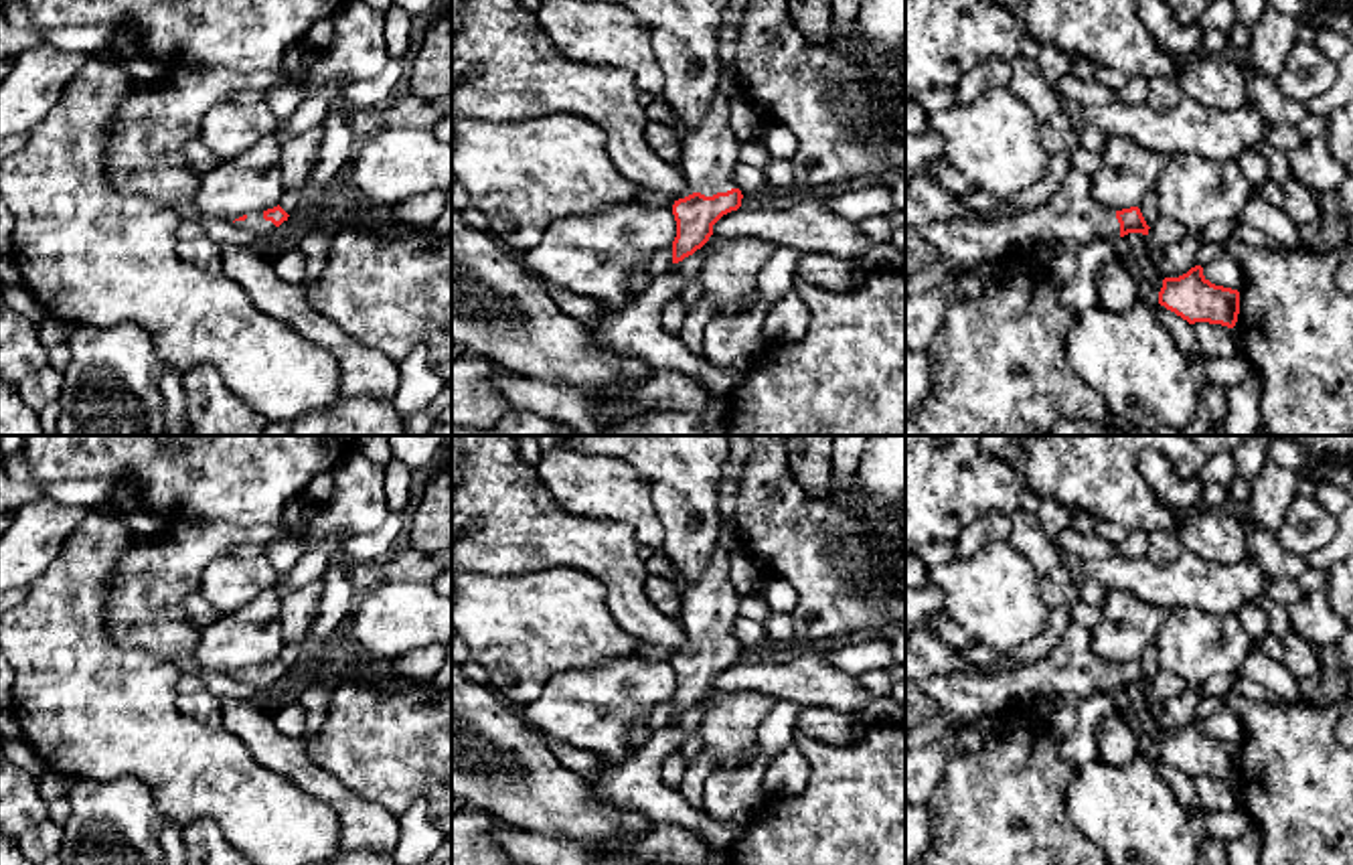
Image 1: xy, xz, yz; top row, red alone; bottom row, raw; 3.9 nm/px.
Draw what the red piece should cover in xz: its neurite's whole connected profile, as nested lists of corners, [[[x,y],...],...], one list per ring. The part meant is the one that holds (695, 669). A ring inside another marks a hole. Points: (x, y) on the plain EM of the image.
[[[727,436],[727,460],[717,492],[717,543],[701,577],[689,581],[681,596],[681,622],[693,646],[672,658],[676,675],[672,717],[701,703],[713,689],[713,679],[741,660],[743,648],[733,636],[741,596],[729,581],[729,559],[737,545],[731,539],[729,525],[735,519],[735,488],[747,458],[745,436]]]

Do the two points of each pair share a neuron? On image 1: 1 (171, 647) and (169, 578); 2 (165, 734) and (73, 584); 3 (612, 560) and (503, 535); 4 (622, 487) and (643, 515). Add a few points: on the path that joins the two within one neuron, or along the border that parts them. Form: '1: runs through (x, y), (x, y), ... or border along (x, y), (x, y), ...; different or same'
1: runs through (169, 631), (169, 594); same
2: runs through (128, 697), (73, 643), (73, 620); same
3: runs through (586, 543), (555, 535), (529, 535); same
4: runs through (622, 493), (637, 509); same

